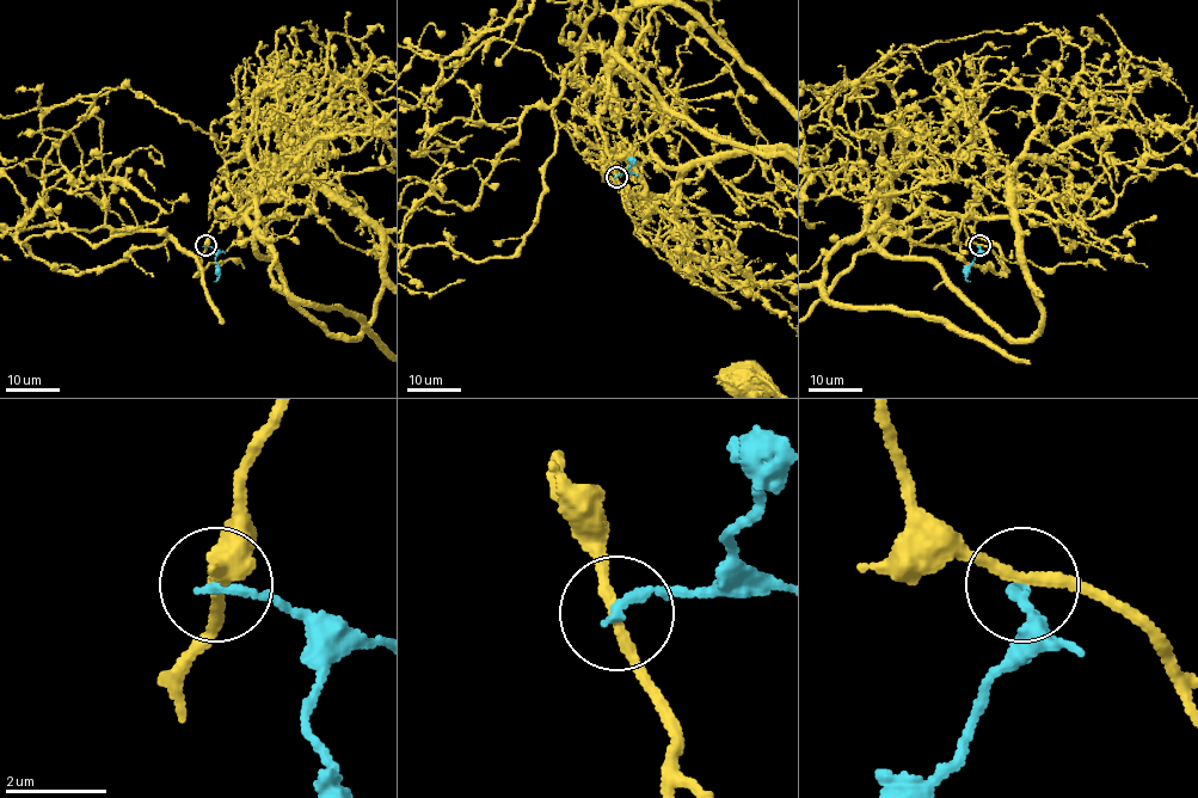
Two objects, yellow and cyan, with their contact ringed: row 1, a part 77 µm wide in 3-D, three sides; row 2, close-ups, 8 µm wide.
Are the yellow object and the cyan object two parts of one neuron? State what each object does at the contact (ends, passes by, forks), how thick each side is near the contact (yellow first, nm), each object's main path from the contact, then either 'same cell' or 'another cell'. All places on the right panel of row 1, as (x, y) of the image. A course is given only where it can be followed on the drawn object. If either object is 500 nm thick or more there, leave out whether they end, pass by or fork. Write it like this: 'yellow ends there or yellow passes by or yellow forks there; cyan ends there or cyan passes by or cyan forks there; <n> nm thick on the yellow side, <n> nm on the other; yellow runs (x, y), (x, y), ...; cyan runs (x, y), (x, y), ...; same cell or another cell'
yellow passes by; cyan ends there; 200 nm thick on the yellow side, 190 nm on the other; cyan runs (980, 245), (965, 277), (970, 282); another cell

